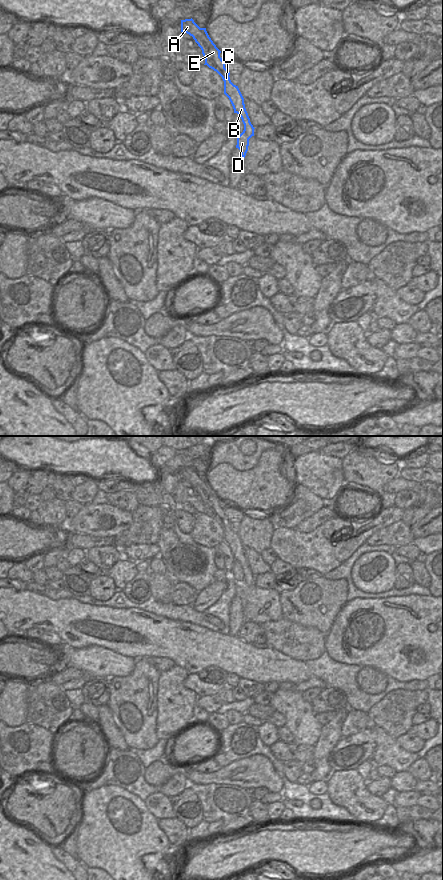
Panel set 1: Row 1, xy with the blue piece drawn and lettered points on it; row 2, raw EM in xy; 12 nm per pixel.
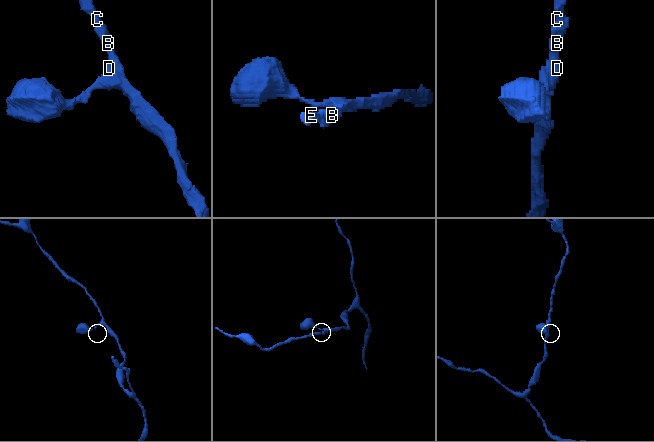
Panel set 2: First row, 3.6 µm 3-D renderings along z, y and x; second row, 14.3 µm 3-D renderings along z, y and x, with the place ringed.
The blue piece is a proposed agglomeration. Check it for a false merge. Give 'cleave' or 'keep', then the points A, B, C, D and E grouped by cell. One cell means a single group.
keep | A B C D E

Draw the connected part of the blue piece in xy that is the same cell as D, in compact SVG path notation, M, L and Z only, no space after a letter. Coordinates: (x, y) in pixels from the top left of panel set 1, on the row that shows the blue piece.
M185 19L181 20L181 32L186 32L193 37L195 42L202 50L205 58L205 64L209 68L216 71L224 81L224 94L229 98L234 113L237 113L244 124L244 130L240 135L237 135L237 145L241 151L242 161L246 156L249 146L249 139L254 136L254 127L250 122L250 118L245 108L244 98L238 88L230 80L230 72L225 68L225 63L220 57L221 51L216 47L211 38L209 37L206 28L200 28L194 20Z

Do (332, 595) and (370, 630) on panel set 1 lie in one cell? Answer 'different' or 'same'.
different

